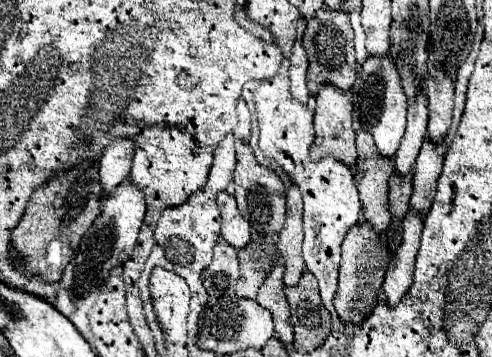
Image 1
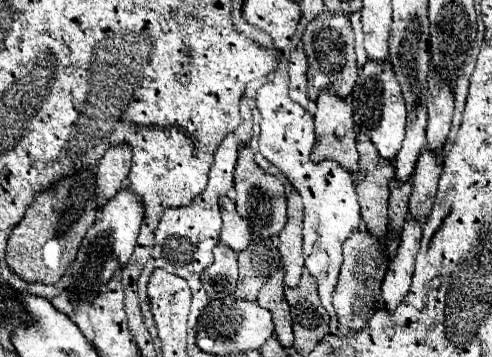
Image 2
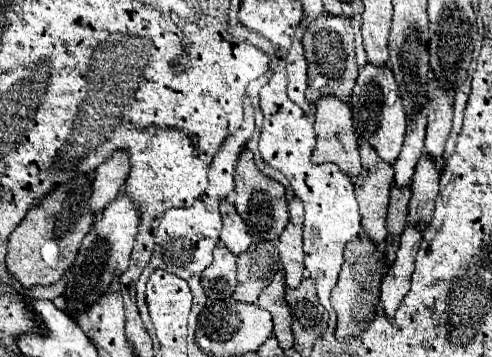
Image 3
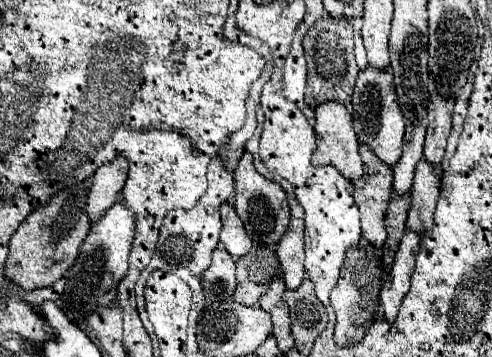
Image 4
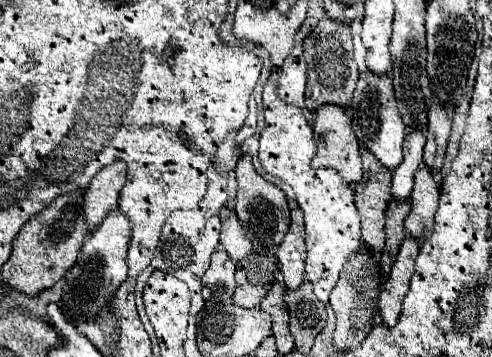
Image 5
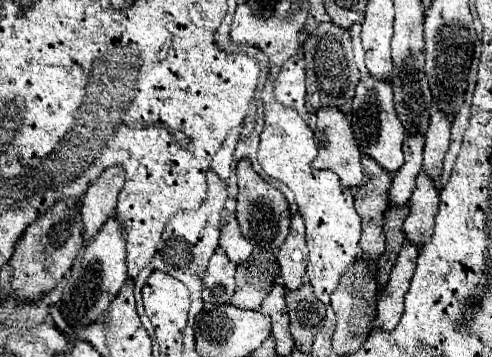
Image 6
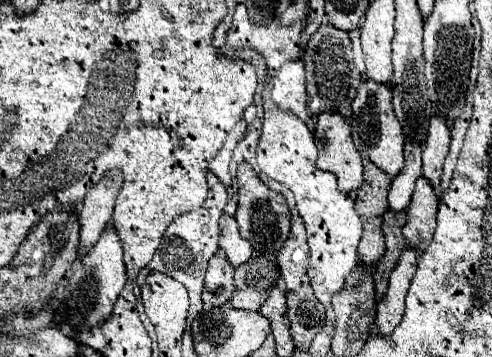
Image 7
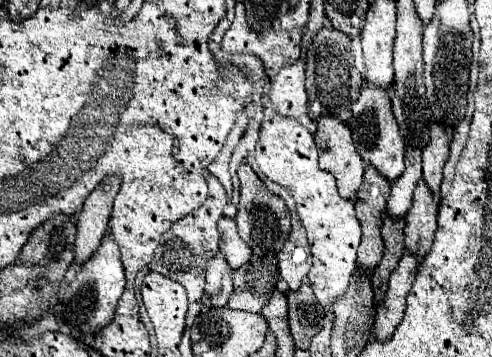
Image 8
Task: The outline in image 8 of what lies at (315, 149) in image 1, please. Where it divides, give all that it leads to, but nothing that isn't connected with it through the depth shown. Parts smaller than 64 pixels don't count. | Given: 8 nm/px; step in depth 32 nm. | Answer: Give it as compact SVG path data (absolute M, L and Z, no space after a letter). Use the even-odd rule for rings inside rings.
M320 116L314 138L320 154L318 166L334 174L338 192L350 198L360 188L364 174L364 162L354 148L350 128L336 116Z

